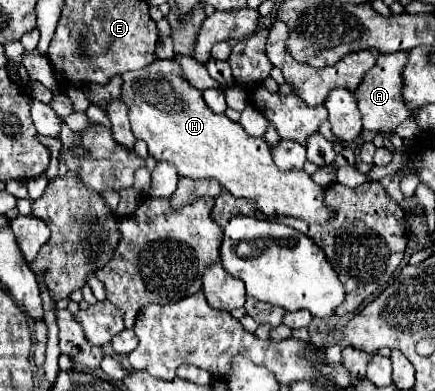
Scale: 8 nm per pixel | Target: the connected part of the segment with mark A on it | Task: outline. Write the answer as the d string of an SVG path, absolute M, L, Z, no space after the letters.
M406 51L400 53L390 53L390 55L380 55L376 65L364 75L362 83L358 85L358 89L354 91L356 99L358 99L358 107L362 113L362 121L364 121L364 129L370 129L373 132L389 132L392 133L402 121L406 121L406 117L410 115L408 107L404 105L402 97L400 97L400 87L402 87L402 67L406 65Z

